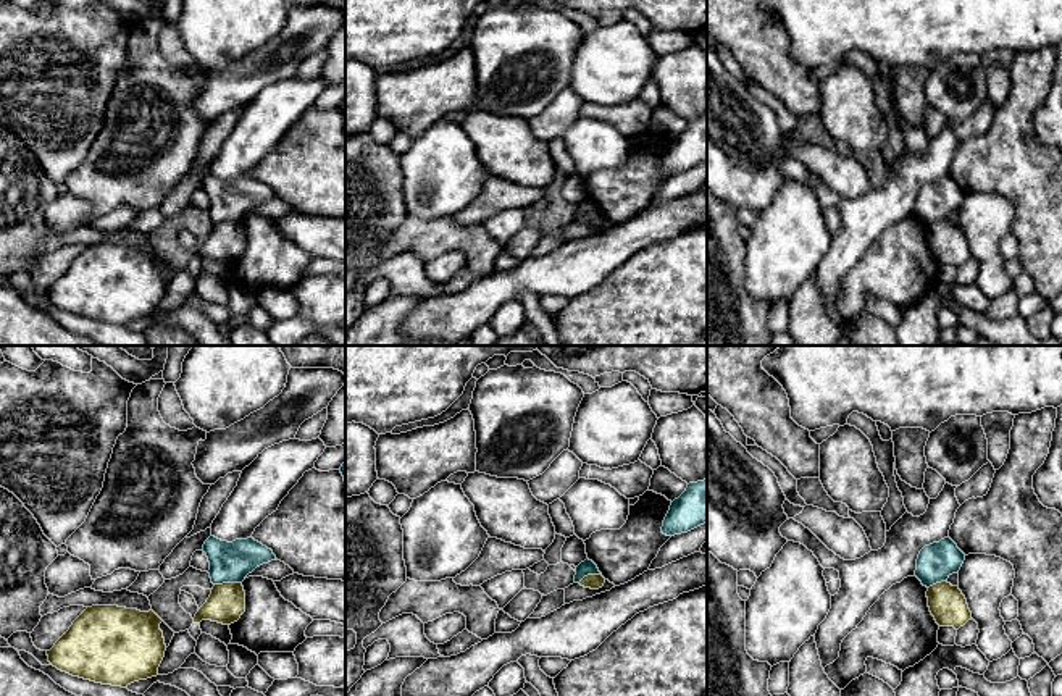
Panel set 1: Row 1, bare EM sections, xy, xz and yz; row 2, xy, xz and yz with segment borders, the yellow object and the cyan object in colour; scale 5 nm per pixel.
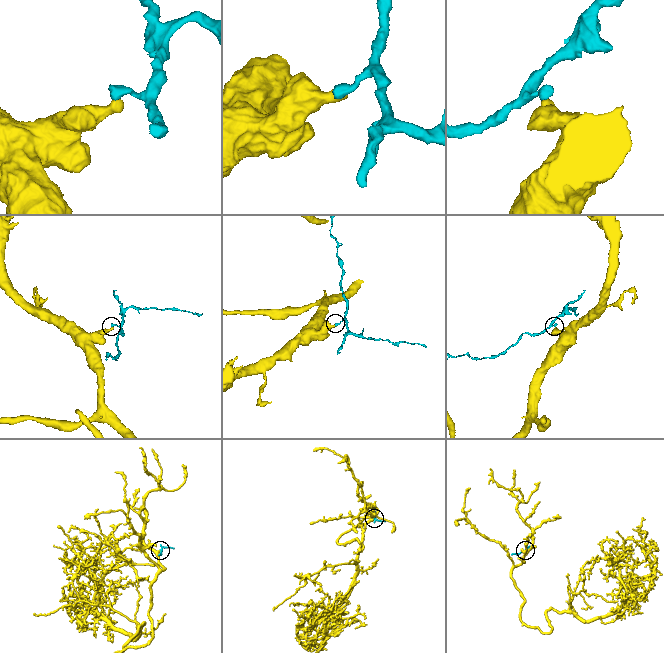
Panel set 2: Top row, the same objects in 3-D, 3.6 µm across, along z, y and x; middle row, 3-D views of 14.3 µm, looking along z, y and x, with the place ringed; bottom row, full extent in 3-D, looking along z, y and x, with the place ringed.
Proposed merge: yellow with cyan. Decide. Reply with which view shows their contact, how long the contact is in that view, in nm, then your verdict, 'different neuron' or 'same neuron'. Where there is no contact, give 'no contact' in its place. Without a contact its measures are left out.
xy | 140 nm | different neuron

